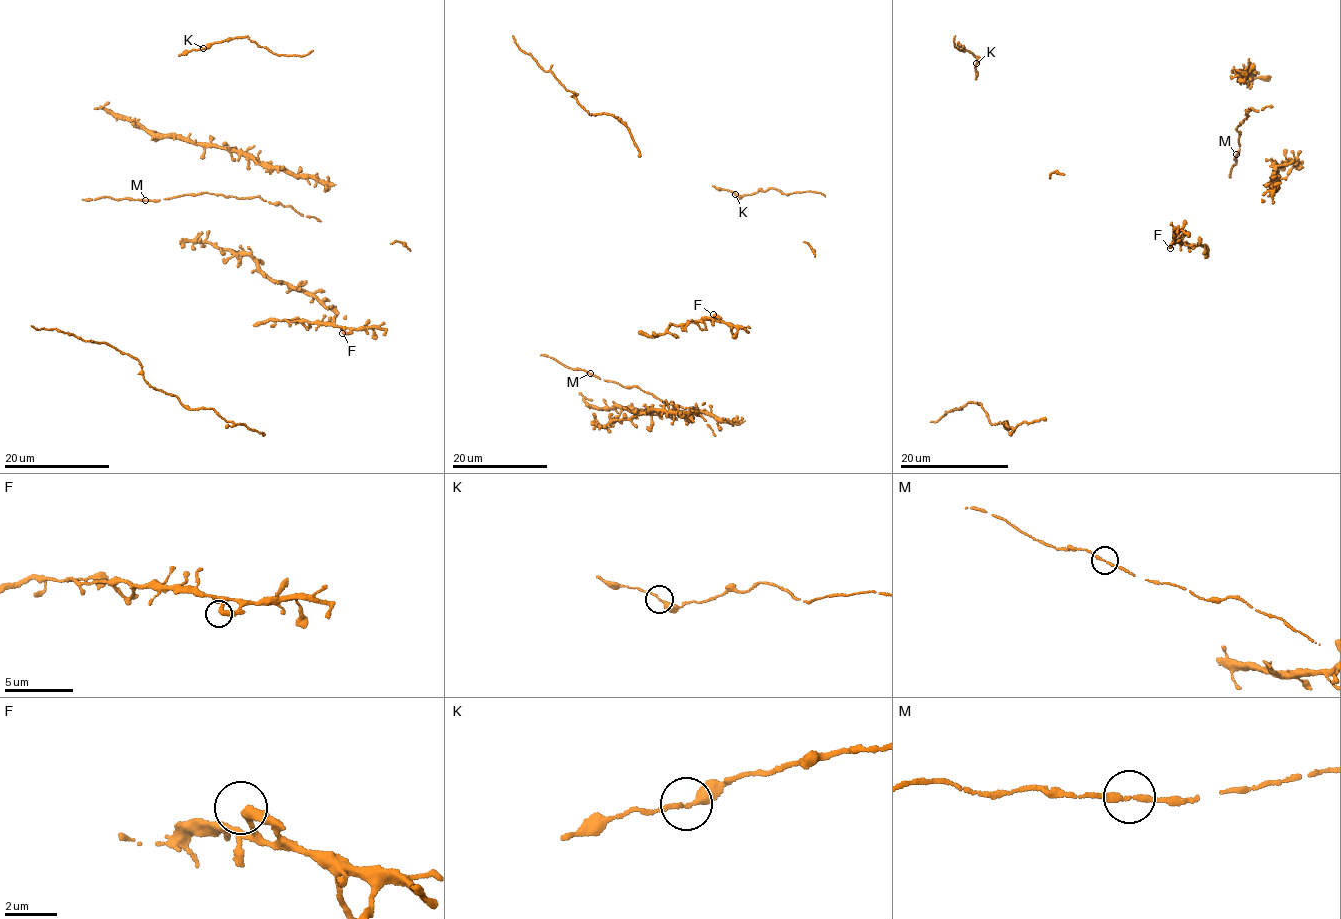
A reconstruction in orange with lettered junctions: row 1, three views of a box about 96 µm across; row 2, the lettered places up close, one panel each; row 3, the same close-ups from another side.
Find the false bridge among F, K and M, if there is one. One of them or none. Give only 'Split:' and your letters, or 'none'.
Split: none

